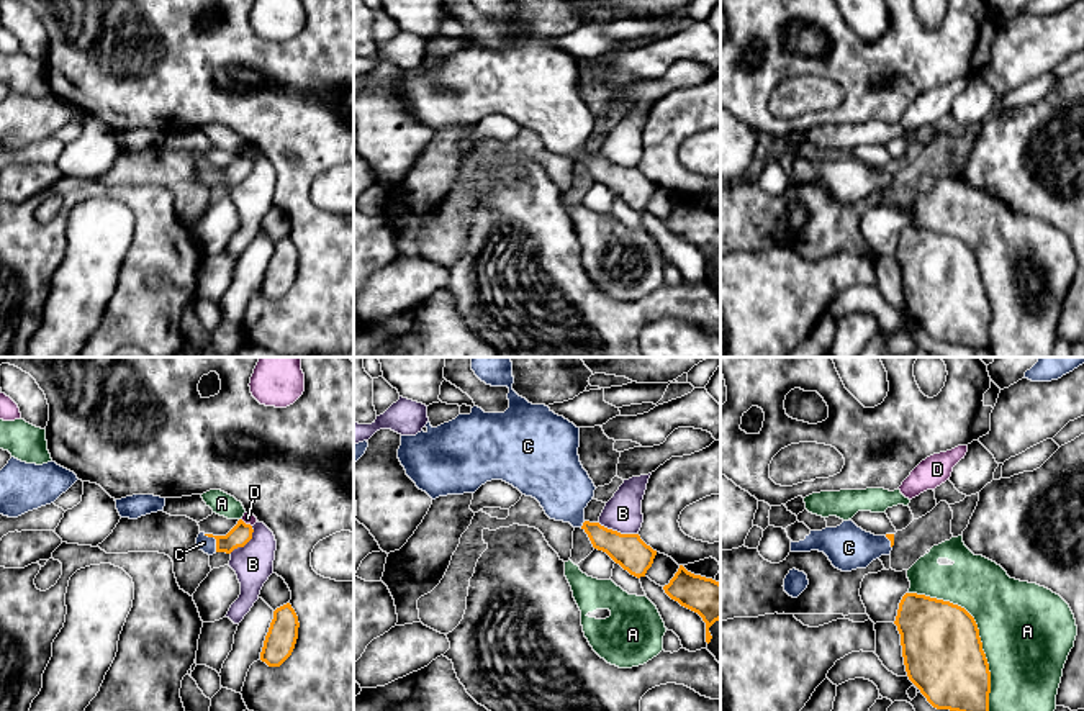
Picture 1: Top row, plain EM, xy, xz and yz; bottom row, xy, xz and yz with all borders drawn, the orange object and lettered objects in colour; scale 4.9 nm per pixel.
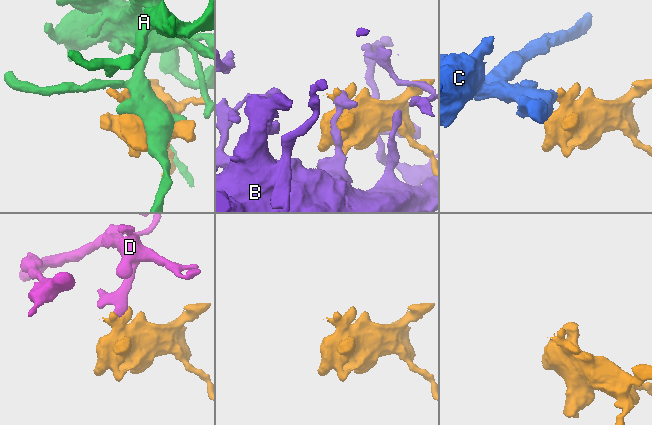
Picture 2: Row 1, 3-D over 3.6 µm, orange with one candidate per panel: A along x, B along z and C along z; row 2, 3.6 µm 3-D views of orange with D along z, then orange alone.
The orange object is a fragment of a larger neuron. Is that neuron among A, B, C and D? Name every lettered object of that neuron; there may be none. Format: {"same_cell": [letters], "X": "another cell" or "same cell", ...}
{"same_cell": ["C"], "A": "another cell", "B": "another cell", "C": "same cell", "D": "another cell"}

